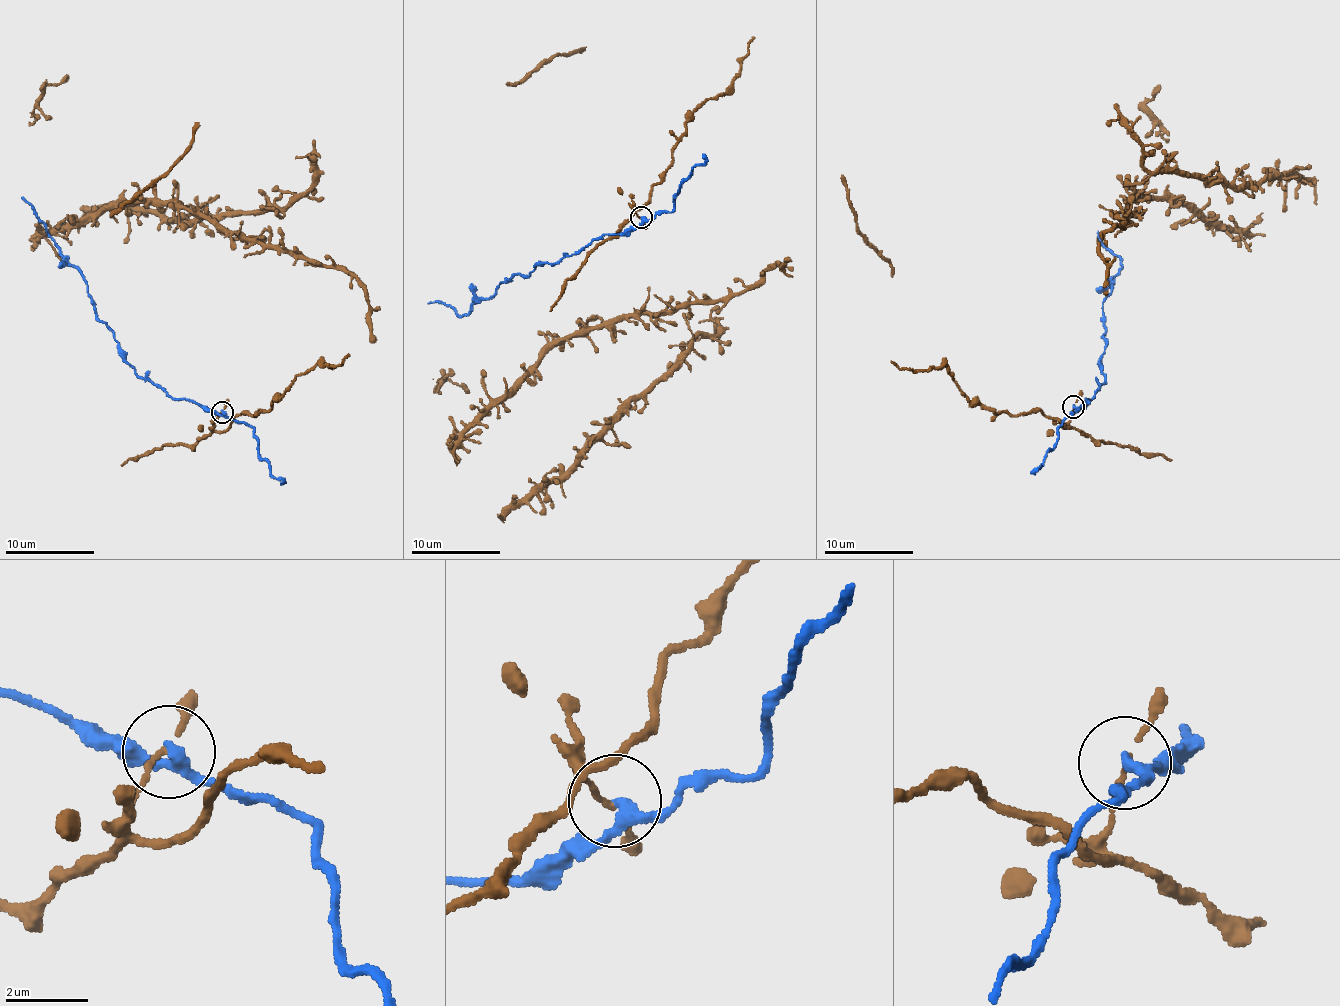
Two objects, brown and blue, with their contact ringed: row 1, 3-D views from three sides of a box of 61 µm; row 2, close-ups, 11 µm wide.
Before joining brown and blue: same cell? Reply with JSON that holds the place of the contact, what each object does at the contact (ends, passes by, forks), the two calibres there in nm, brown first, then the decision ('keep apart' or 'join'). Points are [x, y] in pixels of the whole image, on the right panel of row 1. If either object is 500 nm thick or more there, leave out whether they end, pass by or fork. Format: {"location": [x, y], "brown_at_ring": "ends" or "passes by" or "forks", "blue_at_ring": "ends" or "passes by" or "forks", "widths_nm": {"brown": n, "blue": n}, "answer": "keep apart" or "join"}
{"location": [1073, 407], "brown_at_ring": "passes by", "blue_at_ring": "passes by", "widths_nm": {"brown": 100, "blue": 240}, "answer": "keep apart"}

